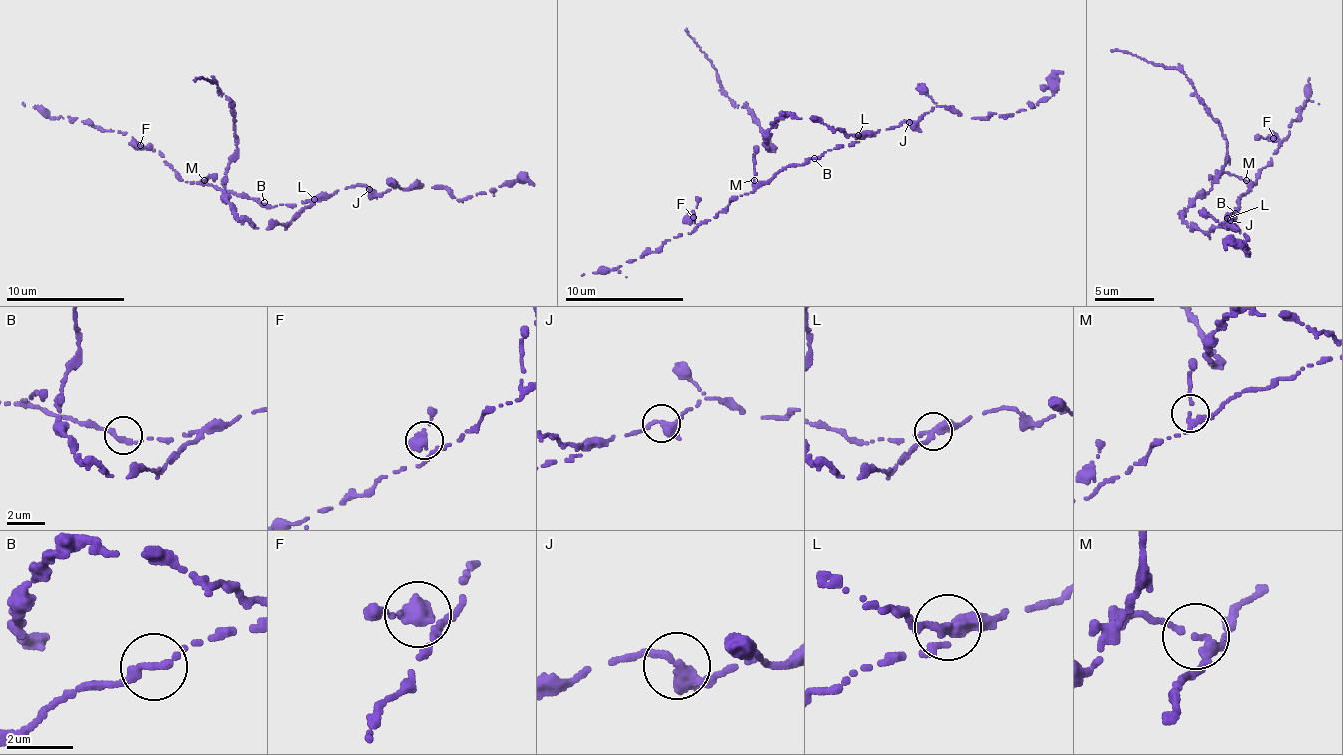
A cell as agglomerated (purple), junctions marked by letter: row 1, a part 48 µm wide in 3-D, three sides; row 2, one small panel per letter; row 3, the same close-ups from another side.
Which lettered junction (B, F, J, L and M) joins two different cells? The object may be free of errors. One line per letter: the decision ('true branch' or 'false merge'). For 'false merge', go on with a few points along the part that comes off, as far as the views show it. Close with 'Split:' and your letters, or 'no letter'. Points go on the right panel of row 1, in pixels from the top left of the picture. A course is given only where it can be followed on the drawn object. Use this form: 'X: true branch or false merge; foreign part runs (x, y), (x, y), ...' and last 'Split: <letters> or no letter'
B: true branch
F: true branch
J: true branch
L: false merge; foreign part runs (1226, 218), (1208, 233), (1190, 231), (1184, 214), (1205, 196), (1226, 152), (1210, 108), (1178, 69), (1110, 51)
M: true branch
Split: L

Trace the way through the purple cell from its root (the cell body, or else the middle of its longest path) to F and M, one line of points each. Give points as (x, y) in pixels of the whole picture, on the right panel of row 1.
F: (1235, 216), (1240, 197), (1244, 196), (1247, 187), (1256, 184), (1258, 175), (1280, 146), (1280, 141), (1273, 138)
M: (1235, 216), (1240, 197), (1248, 188), (1246, 180)

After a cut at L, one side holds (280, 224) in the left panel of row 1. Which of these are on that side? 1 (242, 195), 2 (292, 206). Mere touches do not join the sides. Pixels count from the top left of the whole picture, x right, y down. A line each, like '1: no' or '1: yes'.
1: no
2: no

